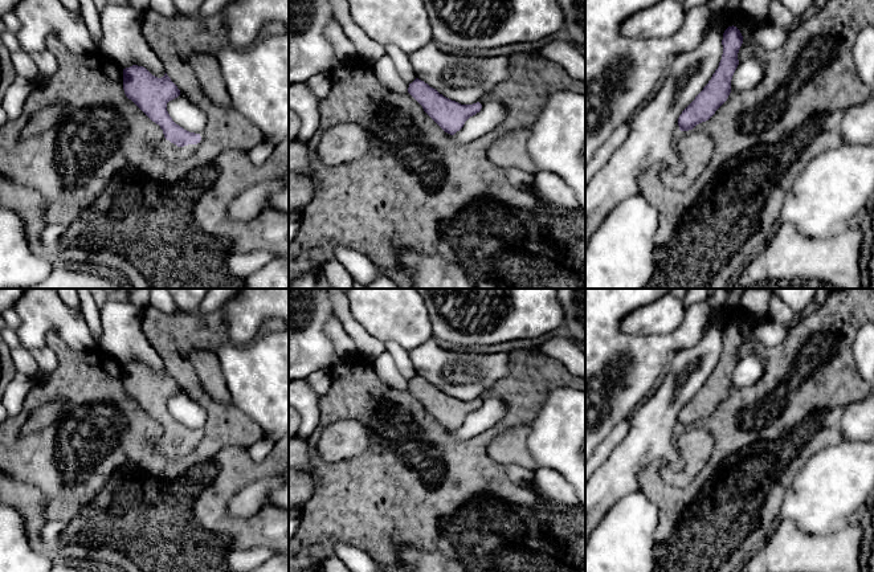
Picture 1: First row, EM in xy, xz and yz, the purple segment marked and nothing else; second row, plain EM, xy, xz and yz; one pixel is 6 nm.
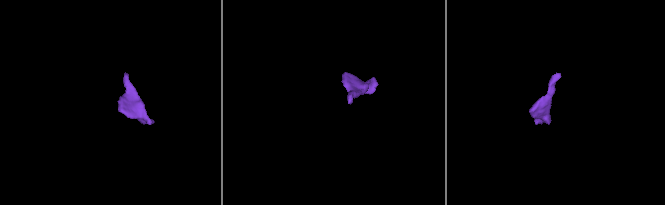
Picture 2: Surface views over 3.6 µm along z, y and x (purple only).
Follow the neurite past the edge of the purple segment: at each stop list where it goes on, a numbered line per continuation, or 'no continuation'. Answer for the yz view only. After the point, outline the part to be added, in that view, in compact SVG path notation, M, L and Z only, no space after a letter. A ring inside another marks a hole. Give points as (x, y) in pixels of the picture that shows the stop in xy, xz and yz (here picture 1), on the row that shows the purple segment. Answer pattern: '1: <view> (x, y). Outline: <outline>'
1: yz (694, 148). Outline: M697 130L681 131L675 140L679 167L658 167L661 181L675 191L689 189L707 167L714 152L712 139Z

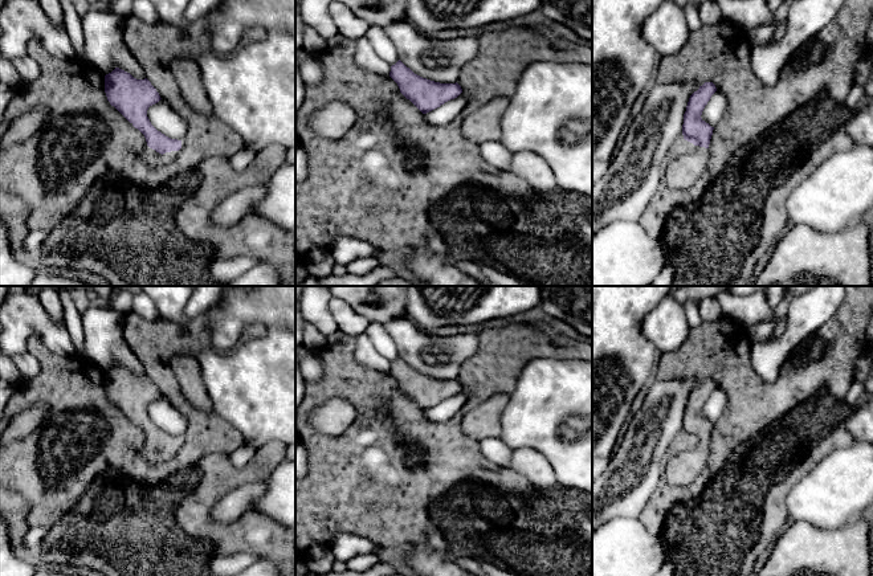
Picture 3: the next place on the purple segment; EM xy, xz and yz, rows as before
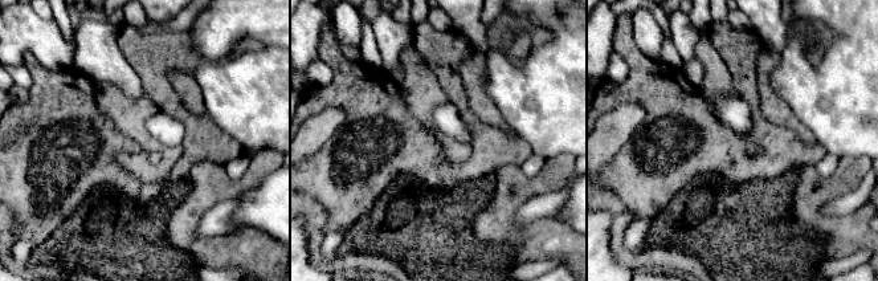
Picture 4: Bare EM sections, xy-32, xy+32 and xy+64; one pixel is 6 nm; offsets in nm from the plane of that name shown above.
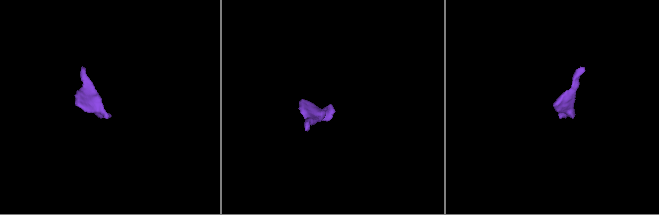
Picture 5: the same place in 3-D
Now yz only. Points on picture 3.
1: yz (685, 166). Outline: M693 144L676 150L665 164L664 181L673 191L685 191L701 177L707 160L709 148Z

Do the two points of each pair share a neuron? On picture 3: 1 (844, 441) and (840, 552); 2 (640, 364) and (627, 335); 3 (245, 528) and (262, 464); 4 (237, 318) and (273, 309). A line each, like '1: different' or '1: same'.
1: different
2: same
3: same
4: same

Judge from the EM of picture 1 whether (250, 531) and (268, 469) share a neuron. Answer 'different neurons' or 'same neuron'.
same neuron

